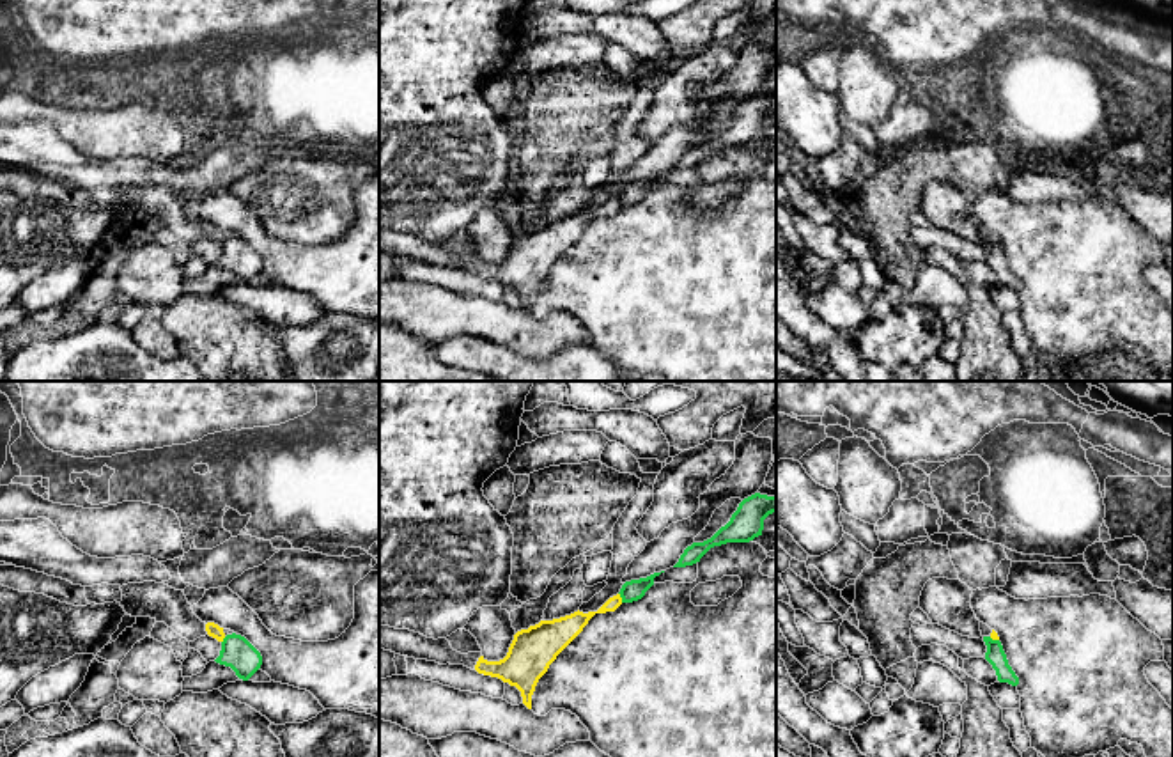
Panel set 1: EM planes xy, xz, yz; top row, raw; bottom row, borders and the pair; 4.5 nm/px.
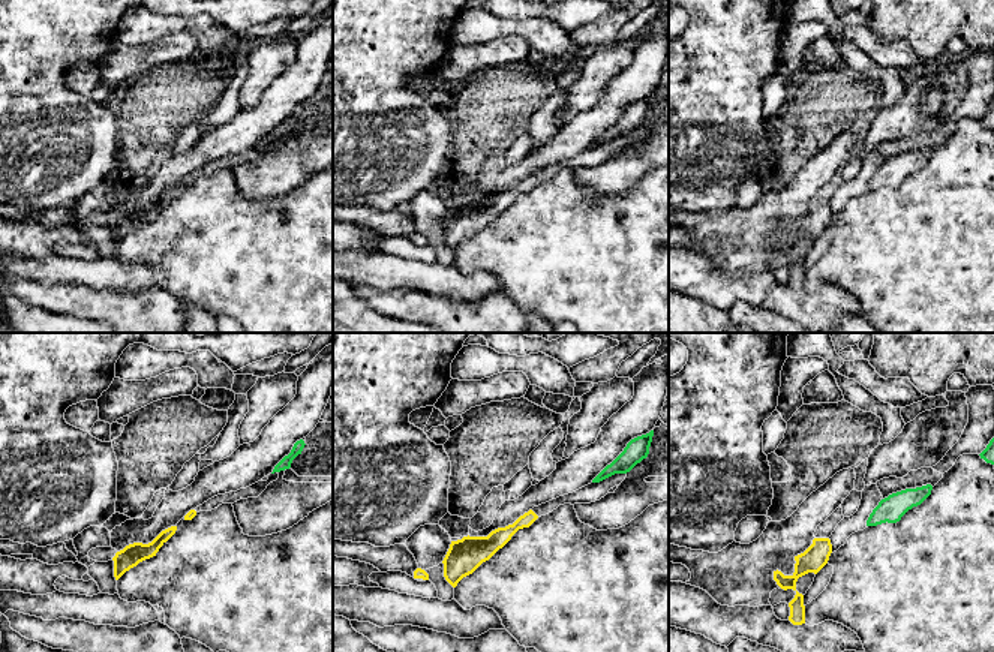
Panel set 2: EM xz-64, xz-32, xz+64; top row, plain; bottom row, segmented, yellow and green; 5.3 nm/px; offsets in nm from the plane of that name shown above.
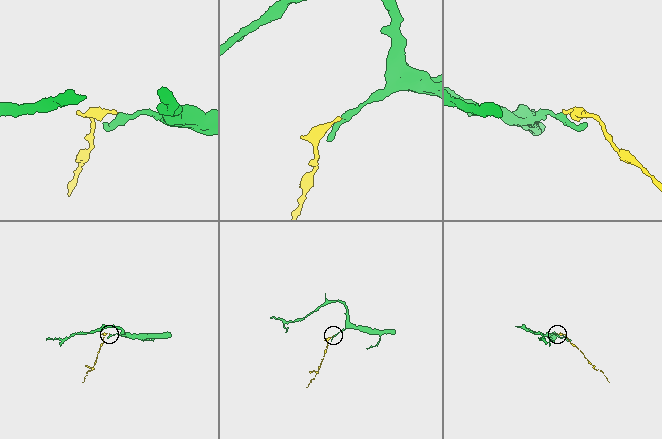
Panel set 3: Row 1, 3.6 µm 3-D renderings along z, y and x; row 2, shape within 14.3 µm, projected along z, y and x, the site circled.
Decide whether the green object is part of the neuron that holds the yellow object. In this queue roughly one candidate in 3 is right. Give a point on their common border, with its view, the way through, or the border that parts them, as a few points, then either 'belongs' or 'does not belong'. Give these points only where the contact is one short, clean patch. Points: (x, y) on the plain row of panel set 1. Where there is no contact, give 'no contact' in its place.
meets yellow in xz at (621, 201); border along xz (619, 195), (622, 204); does not belong

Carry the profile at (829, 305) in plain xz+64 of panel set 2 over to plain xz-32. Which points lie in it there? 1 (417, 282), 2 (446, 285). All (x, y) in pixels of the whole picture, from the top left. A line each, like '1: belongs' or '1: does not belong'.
1: belongs
2: belongs

